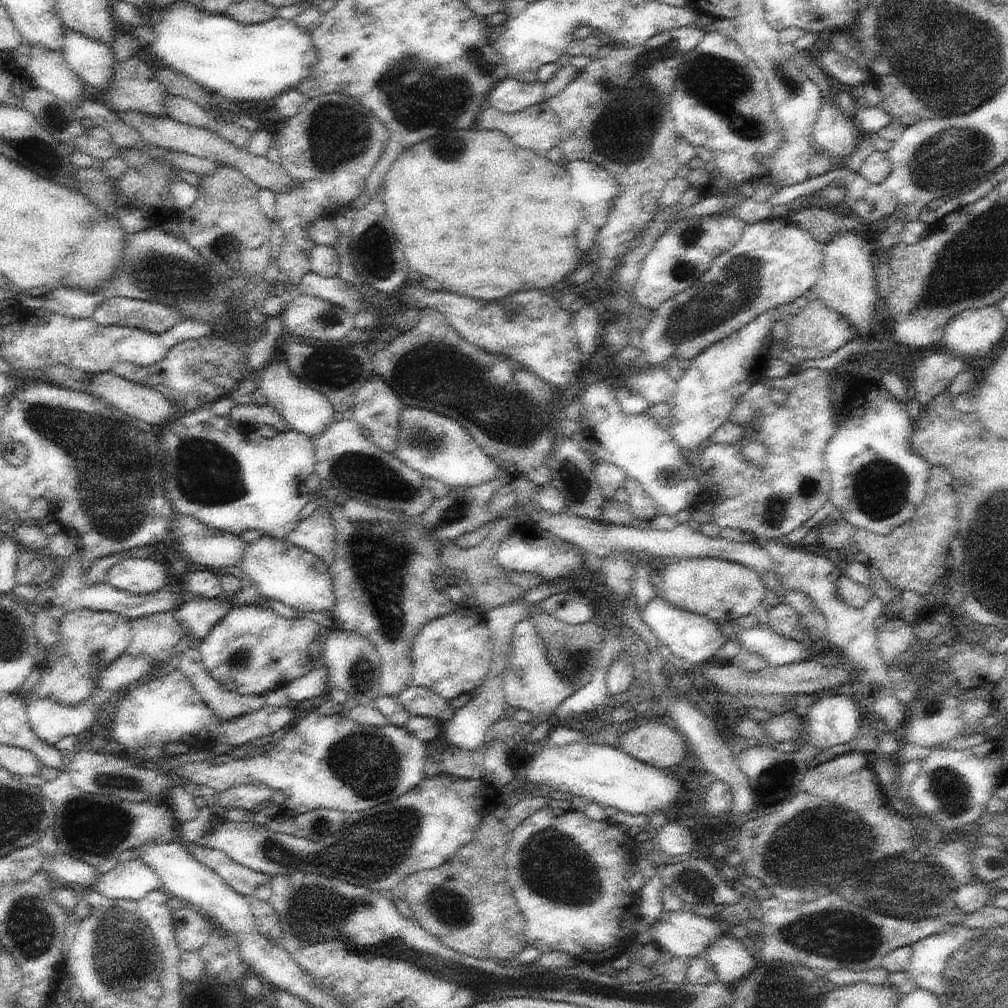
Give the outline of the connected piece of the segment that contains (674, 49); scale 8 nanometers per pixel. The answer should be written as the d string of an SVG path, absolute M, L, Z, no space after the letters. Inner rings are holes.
M702 24L680 27L676 30L660 32L643 44L629 49L616 46L604 58L592 59L573 82L557 95L549 99L548 104L561 120L561 138L559 147L564 153L564 162L582 159L593 162L604 168L612 178L618 180L622 192L610 204L608 222L599 230L599 279L609 281L617 270L622 258L631 251L632 246L641 237L645 228L657 217L659 198L666 184L677 176L680 162L676 158L675 148L680 134L674 126L674 118L670 112L670 98L674 92L674 84L678 78L678 68L684 62L684 56L694 50L706 32Z

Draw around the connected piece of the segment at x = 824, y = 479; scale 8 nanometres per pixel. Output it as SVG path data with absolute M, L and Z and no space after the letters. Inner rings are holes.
M806 369L794 371L784 378L771 379L764 377L756 382L742 396L742 400L734 406L728 421L744 428L744 438L736 444L712 443L701 454L701 466L708 471L708 479L718 484L719 501L713 506L712 516L720 528L738 528L742 532L750 532L759 541L778 540L790 534L796 528L802 527L804 522L810 520L814 514L828 502L832 490L830 470L824 460L826 446L834 434L838 432L837 416L833 413L831 401L832 387L830 376L822 369ZM772 390L788 391L788 398L782 406L772 400ZM762 414L762 428L756 430L752 420ZM748 442L760 442L768 448L768 458L764 466L756 468L742 461L742 446Z

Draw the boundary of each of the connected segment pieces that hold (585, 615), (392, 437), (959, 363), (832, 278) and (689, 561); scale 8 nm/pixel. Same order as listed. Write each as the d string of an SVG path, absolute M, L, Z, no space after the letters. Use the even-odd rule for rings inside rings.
M556 592L539 602L544 612L571 625L581 625L592 621L594 611L578 592Z
M373 372L366 384L356 393L350 412L358 424L370 430L370 437L382 450L394 454L400 448L398 438L400 438L400 415L403 407L394 389Z
M945 349L930 356L922 356L920 360L914 360L914 378L910 379L913 383L910 387L911 395L915 396L921 408L924 408L932 400L936 400L938 394L948 389L952 380L964 370L964 358Z
M840 230L834 240L830 240L824 248L822 274L813 286L818 298L828 308L846 316L850 326L856 328L859 338L868 336L874 320L874 306L879 299L875 250L876 247L862 234L856 234L852 230Z
M686 558L666 564L663 582L656 587L672 606L698 613L720 624L734 622L764 606L766 586L759 573L743 564L720 558Z

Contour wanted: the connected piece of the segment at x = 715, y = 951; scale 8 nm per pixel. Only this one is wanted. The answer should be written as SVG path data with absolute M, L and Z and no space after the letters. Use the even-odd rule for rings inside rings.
M726 926L722 936L708 946L708 950L703 953L703 956L712 963L719 980L726 984L740 982L759 963L758 957L750 954L741 939L728 933Z

